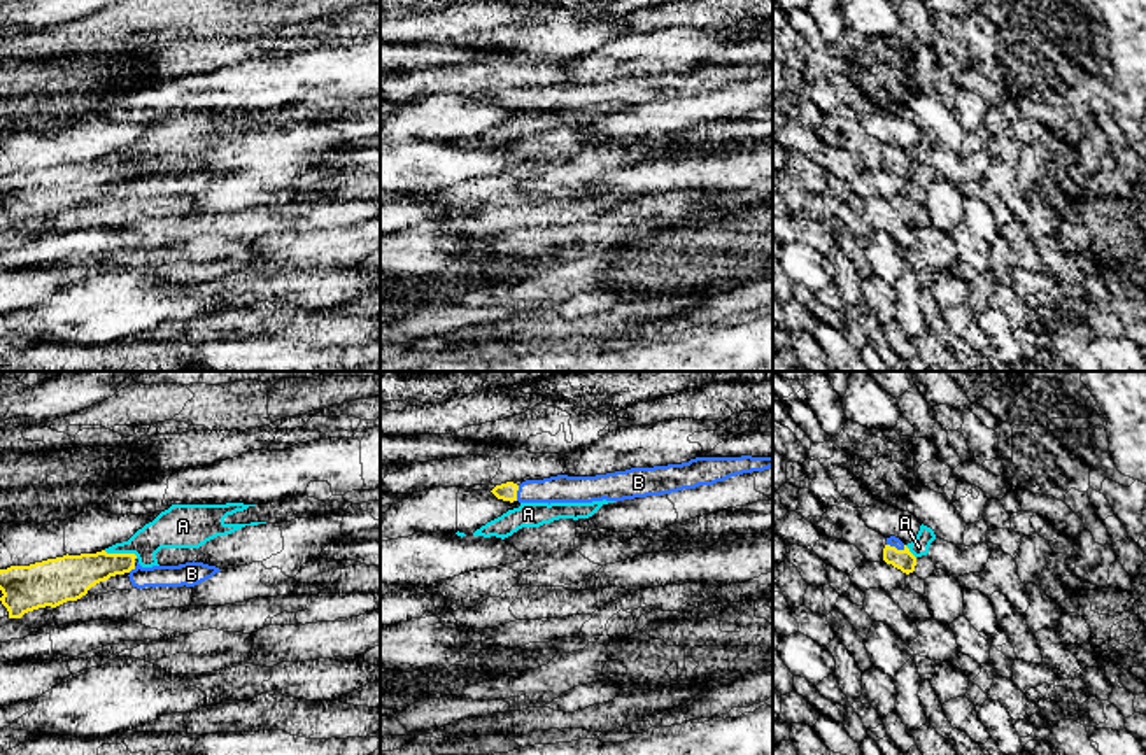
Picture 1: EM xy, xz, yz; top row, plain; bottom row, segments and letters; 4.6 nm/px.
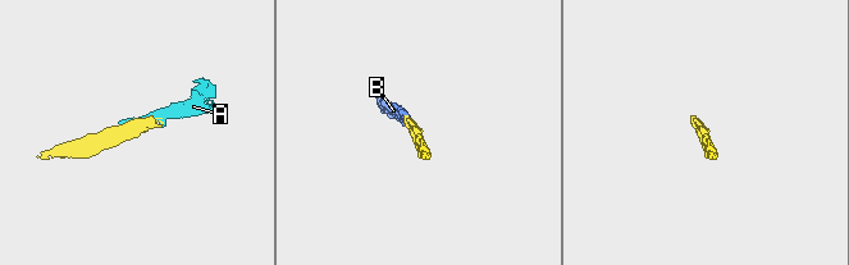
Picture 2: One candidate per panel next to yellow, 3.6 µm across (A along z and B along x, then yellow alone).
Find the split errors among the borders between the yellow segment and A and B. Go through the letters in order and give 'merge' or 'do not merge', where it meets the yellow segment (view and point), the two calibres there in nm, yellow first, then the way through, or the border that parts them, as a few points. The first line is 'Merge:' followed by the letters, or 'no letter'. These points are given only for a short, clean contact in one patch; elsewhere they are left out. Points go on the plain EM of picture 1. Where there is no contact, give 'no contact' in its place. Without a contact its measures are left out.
Merge: B
A: do not merge; contact xy (121, 162); calibres 190 and 170 nm; border xy (104, 158), (132, 160), (137, 165)
B: merge; contact xz (516, 100); calibres 80 and 130 nm; way xz (507, 98), (516, 100), (556, 97)

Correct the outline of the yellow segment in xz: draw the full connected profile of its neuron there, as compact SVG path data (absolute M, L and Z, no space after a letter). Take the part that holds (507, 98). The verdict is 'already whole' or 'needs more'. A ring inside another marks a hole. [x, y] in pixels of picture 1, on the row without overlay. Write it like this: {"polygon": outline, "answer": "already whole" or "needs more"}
{"polygon": "M696 65L682 72L654 74L654 75L631 75L596 84L568 84L557 82L543 88L526 88L520 93L506 89L496 93L491 100L503 109L519 110L592 110L592 109L624 109L647 103L662 103L683 96L696 96L699 93L713 93L731 84L764 79L773 75L773 65Z", "answer": "needs more"}

